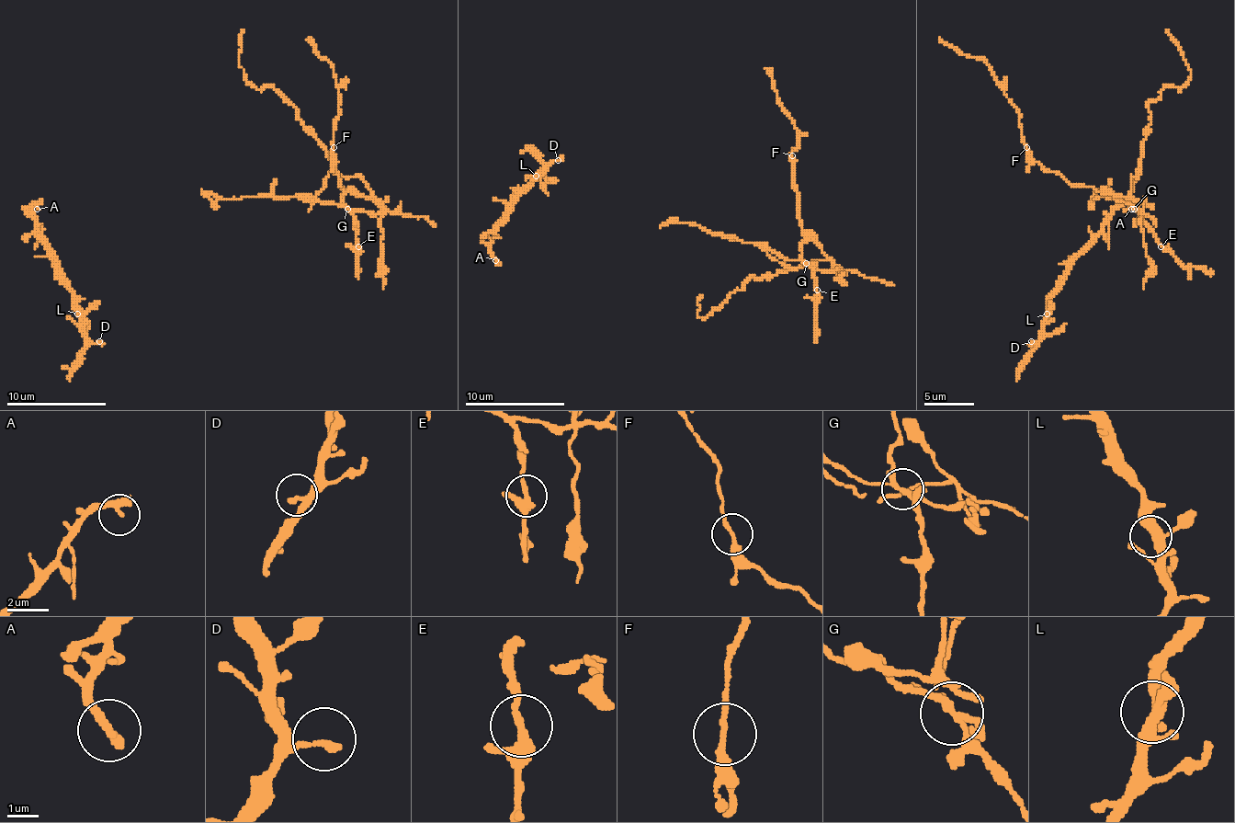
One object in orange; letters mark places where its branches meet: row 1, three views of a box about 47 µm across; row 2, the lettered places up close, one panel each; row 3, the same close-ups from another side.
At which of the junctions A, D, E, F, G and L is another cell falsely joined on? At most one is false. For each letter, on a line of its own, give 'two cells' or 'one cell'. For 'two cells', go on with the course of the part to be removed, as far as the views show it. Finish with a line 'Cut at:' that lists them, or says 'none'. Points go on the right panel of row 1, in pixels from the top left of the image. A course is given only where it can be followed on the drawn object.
A: one cell
D: one cell
E: one cell
F: one cell
G: two cells; course (1133, 209), (1128, 199), (1150, 124), (1149, 104), (1166, 87), (1178, 89), (1191, 77), (1166, 29)
L: one cell
Cut at: G

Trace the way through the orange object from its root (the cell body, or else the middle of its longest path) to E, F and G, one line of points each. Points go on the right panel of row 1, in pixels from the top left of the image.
E: (1106, 197), (1118, 197), (1128, 201), (1149, 223), (1149, 229), (1161, 246)
F: (1106, 197), (1118, 197), (1131, 204), (1118, 201), (1108, 191), (1071, 187), (1059, 174), (1047, 172), (1026, 147)
G: (1106, 197), (1118, 197), (1128, 201), (1133, 209)

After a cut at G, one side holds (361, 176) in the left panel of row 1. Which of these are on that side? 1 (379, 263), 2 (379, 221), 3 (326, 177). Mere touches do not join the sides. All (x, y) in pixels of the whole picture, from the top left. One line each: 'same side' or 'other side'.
1: same side
2: same side
3: same side

